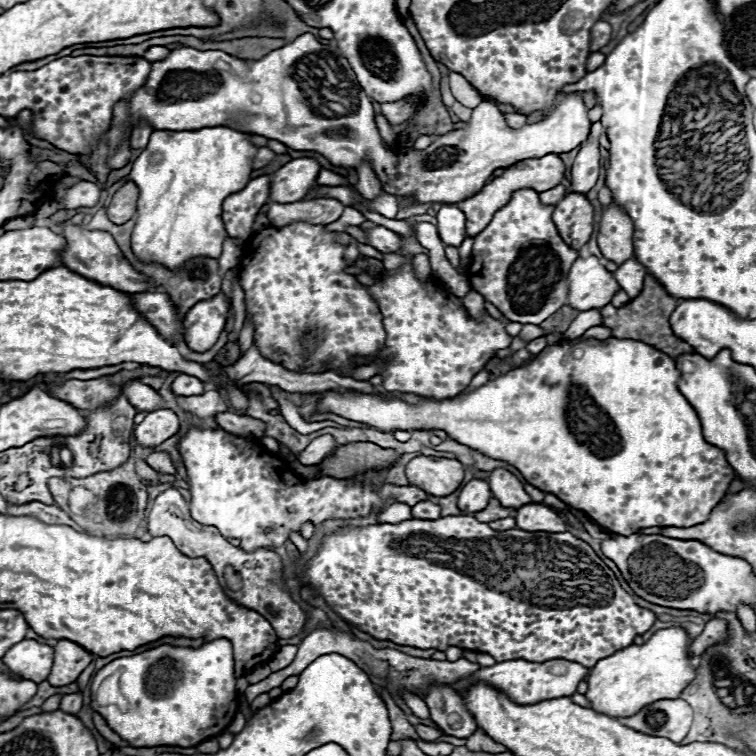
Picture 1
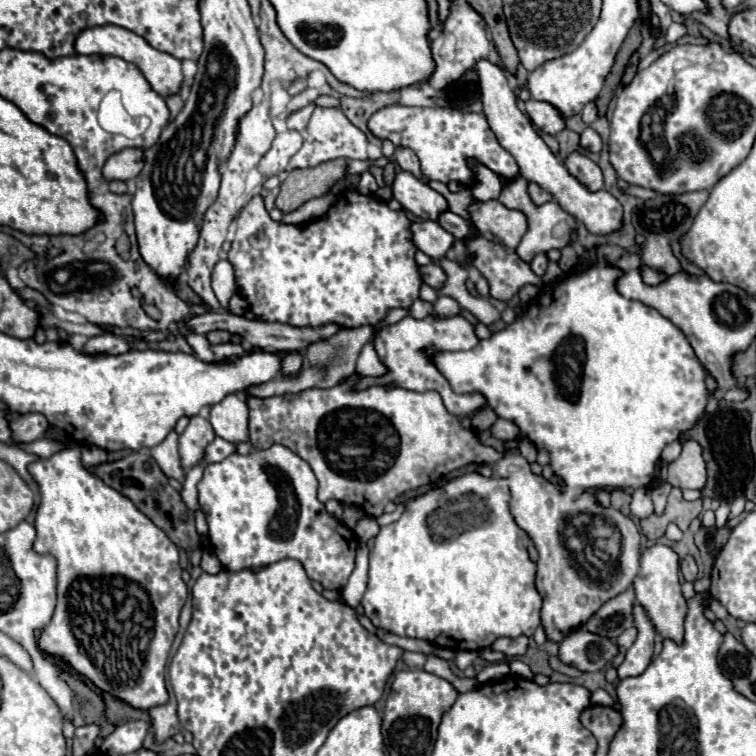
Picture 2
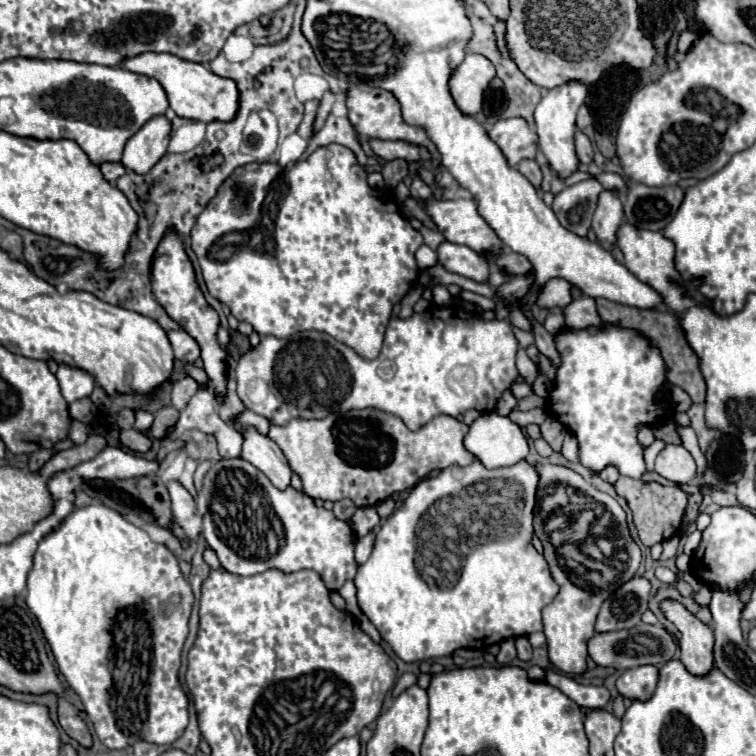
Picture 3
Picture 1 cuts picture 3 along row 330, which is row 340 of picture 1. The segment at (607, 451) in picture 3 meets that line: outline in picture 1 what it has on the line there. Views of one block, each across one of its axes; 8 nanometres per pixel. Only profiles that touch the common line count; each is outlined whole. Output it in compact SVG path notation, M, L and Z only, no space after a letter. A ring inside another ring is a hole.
M578 338L560 340L522 366L452 398L426 398L410 404L402 398L330 390L322 392L316 414L338 414L388 432L444 430L452 440L488 458L512 464L528 484L554 494L574 510L586 512L588 518L608 528L608 532L630 536L652 526L690 528L706 522L736 478L736 472L726 462L726 454L704 440L700 420L680 394L678 382L680 370L674 358L654 346L620 338Z

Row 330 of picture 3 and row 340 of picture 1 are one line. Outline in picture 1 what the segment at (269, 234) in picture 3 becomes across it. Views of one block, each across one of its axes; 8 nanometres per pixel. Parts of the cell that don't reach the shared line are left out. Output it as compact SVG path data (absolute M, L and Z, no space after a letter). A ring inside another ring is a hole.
M296 222L284 228L270 226L262 232L252 234L244 244L240 286L246 292L246 318L254 322L254 338L262 356L282 364L288 370L324 372L322 366L328 364L330 370L340 370L348 374L356 368L350 364L350 358L374 356L374 352L380 352L384 346L386 332L382 326L382 314L378 310L378 304L374 302L374 298L370 298L366 288L354 276L344 272L346 262L342 254L346 246L336 244L334 236L334 232L324 230L324 224ZM306 330L316 330L316 346L308 346L302 342L302 338L298 338Z

